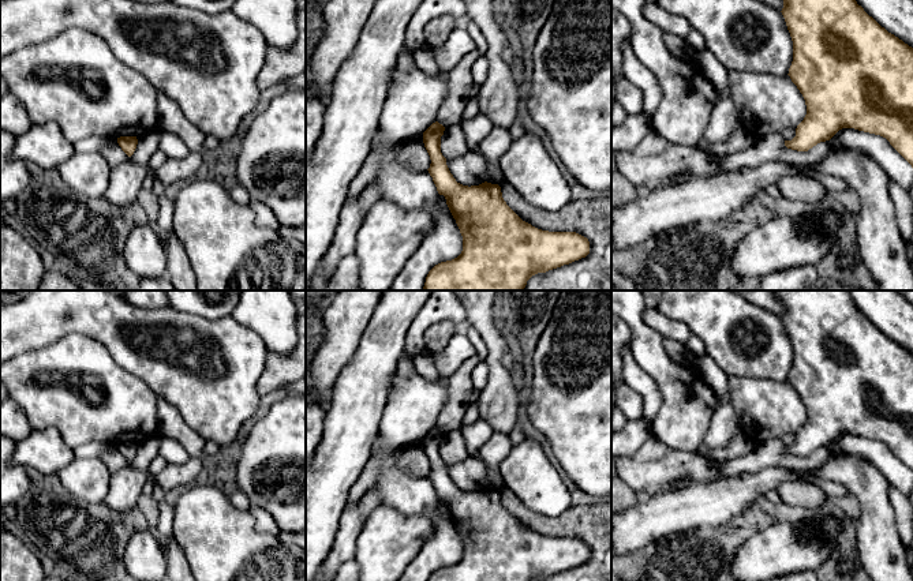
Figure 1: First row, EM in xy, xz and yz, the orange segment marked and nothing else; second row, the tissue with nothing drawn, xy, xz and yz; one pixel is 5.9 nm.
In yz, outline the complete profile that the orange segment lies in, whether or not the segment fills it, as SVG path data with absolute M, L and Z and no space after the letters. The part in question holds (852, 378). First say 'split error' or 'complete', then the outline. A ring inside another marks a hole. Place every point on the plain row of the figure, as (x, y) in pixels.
complete | M771 290L782 303L787 336L793 346L789 382L802 400L807 420L796 434L796 442L785 451L808 457L830 446L842 434L880 441L913 473L913 353L888 338L861 311L849 290Z

